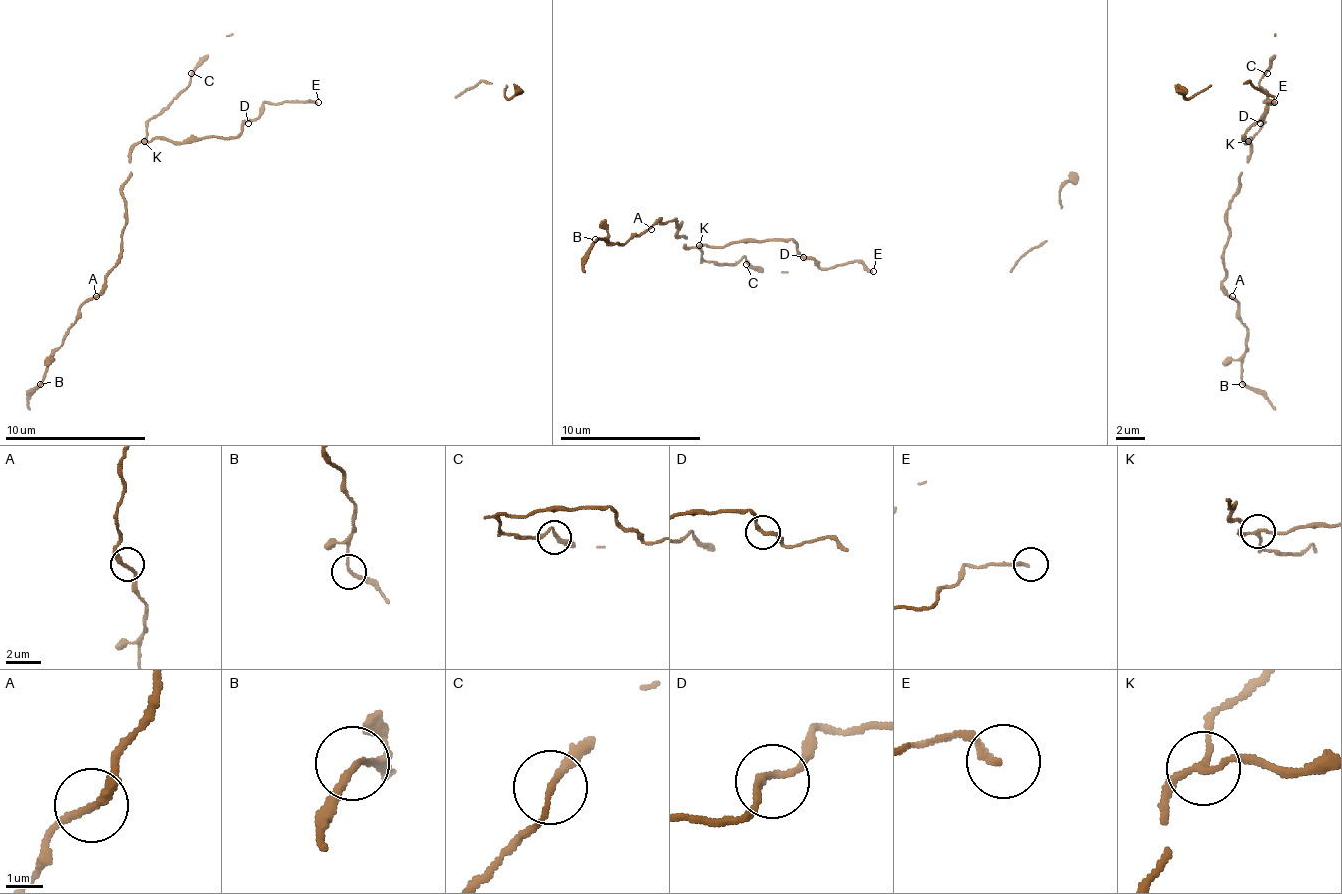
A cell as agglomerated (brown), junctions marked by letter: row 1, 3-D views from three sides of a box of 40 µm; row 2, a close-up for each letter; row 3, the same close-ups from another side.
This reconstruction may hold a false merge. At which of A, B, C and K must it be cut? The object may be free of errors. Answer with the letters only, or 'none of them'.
K

